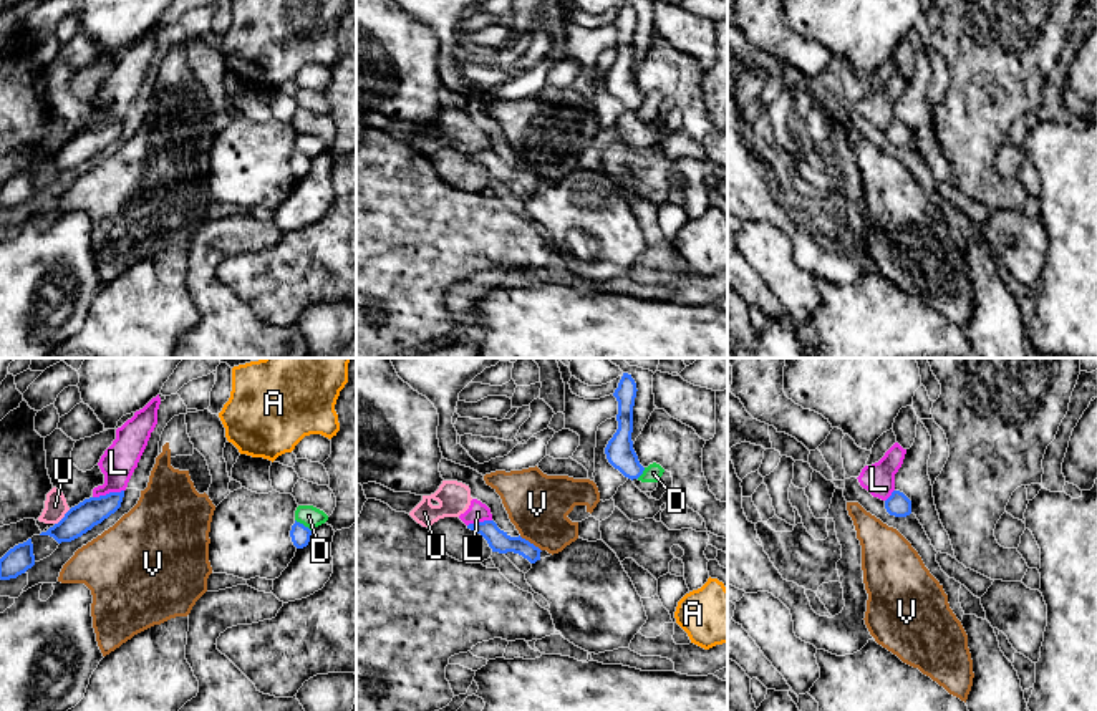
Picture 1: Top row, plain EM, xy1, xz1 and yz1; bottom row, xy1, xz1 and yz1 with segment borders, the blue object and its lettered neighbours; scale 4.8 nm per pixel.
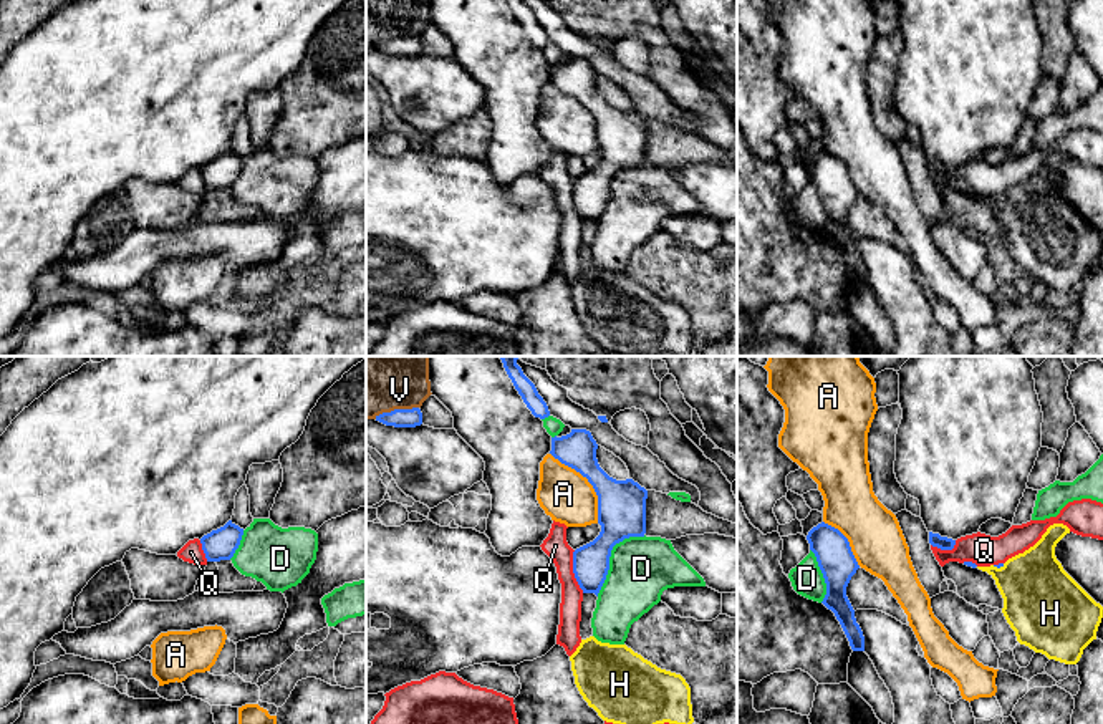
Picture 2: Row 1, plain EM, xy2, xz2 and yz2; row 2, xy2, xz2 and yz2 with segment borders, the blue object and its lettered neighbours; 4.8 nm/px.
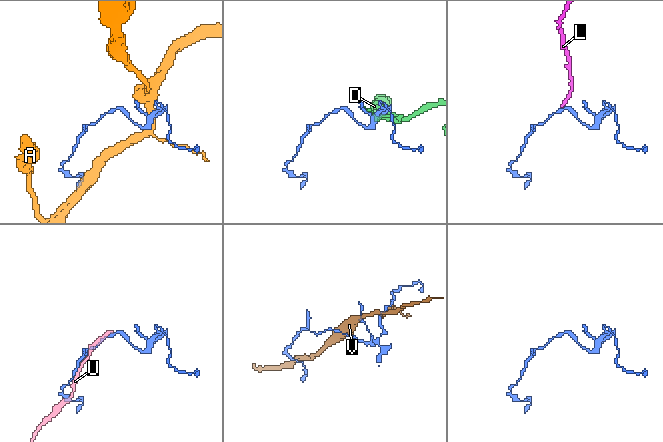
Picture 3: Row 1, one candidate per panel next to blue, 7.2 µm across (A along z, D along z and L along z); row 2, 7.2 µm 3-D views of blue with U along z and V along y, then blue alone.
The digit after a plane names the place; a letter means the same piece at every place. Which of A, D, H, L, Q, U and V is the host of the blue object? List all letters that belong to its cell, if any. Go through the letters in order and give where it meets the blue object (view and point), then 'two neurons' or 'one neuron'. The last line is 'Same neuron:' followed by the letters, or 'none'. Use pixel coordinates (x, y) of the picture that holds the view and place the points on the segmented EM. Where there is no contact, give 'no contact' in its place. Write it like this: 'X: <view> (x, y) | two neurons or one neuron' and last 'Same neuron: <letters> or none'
A: xz2 (588, 481) | two neurons
D: xz2 (610, 555) | two neurons
H: yz2 (997, 567) | one neuron
L: xy1 (110, 493) | two neurons
Q: xz2 (573, 572) | two neurons
U: xy1 (63, 517) | two neurons
V: xz2 (396, 410) | two neurons
Same neuron: H

